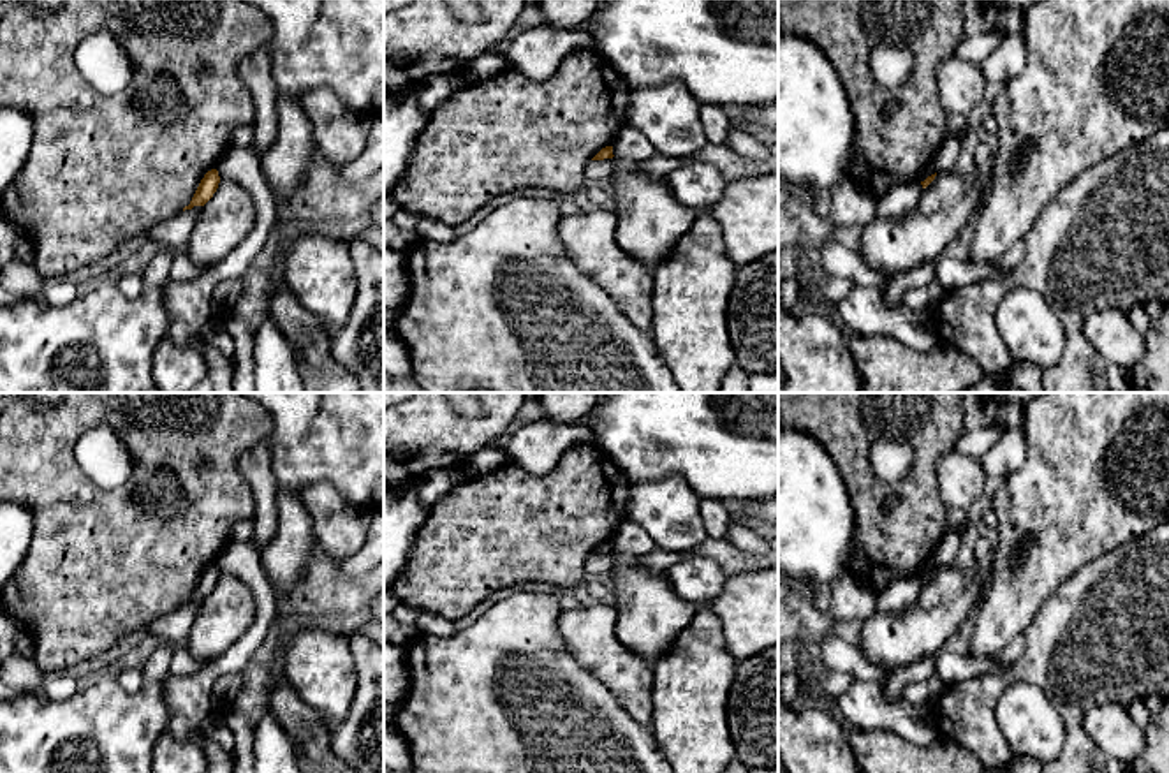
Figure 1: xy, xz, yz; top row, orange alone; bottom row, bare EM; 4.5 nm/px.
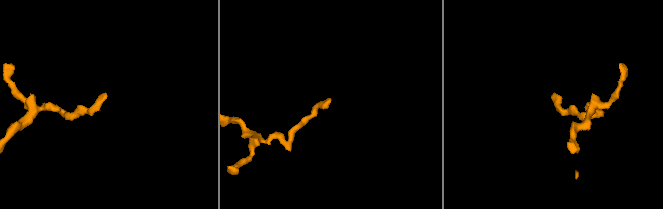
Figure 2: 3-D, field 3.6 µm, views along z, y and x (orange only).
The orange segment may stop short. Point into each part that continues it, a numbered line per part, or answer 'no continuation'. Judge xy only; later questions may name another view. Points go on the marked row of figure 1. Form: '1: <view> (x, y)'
no continuation

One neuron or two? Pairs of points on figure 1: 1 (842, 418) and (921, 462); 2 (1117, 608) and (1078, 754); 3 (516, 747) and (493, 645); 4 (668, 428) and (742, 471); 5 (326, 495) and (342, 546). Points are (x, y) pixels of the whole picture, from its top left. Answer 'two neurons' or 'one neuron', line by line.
1: one neuron
2: one neuron
3: one neuron
4: one neuron
5: one neuron

